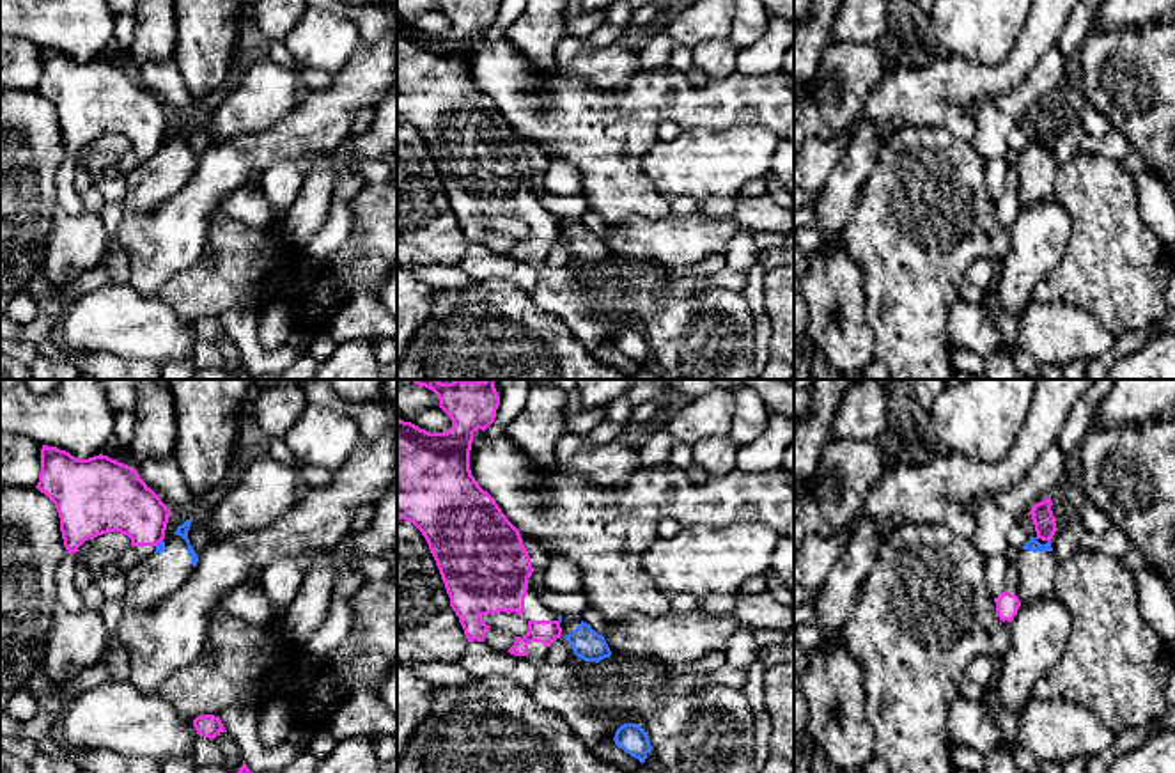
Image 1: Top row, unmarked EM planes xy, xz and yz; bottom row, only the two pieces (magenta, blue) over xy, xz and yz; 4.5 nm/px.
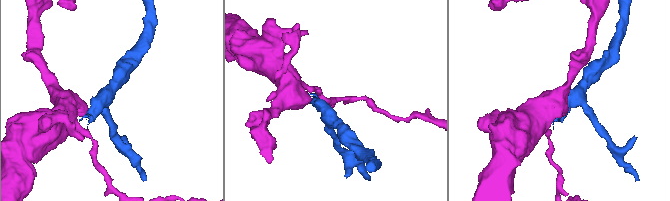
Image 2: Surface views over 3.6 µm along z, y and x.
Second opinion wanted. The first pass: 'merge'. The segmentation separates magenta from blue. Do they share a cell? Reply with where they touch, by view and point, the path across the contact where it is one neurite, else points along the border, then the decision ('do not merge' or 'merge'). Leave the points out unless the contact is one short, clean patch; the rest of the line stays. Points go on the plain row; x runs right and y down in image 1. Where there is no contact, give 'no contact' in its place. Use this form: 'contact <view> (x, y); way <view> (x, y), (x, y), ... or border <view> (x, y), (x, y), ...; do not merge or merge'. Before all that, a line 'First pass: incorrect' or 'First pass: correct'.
First pass: incorrect
contact xy (160, 144); border xy (162, 142), (156, 149); do not merge

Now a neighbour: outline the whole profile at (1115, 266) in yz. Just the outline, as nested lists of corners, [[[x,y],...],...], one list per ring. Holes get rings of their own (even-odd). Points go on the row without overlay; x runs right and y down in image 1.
[[[1078,151],[1054,174],[1054,197],[1072,218],[1060,264],[1035,287],[1031,301],[1062,301],[1088,310],[1117,339],[1163,321],[1173,254],[1140,213],[1136,174],[1124,161]]]

